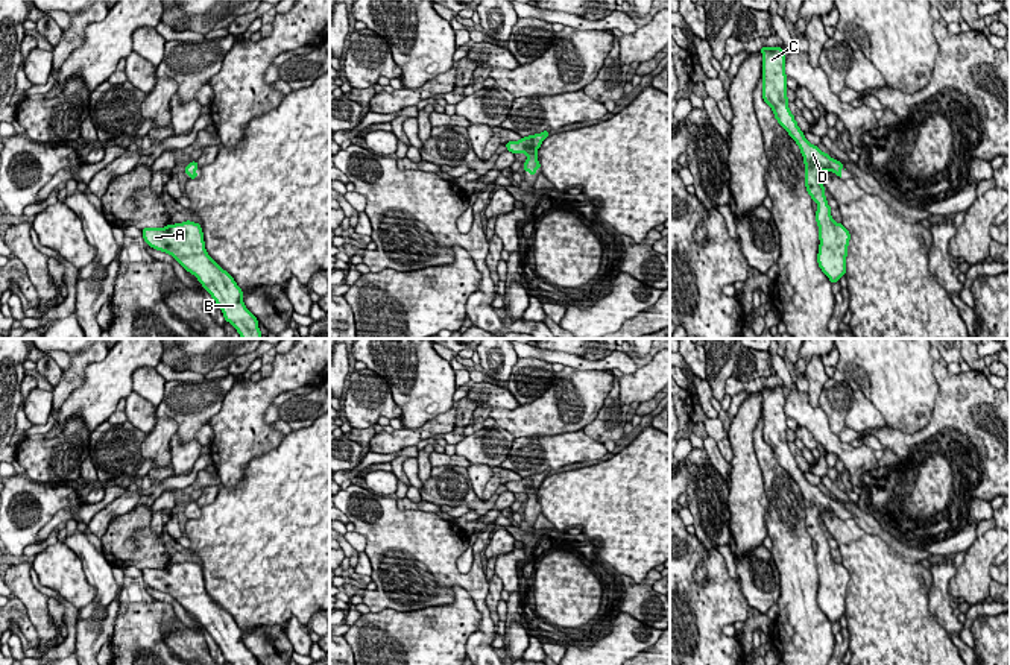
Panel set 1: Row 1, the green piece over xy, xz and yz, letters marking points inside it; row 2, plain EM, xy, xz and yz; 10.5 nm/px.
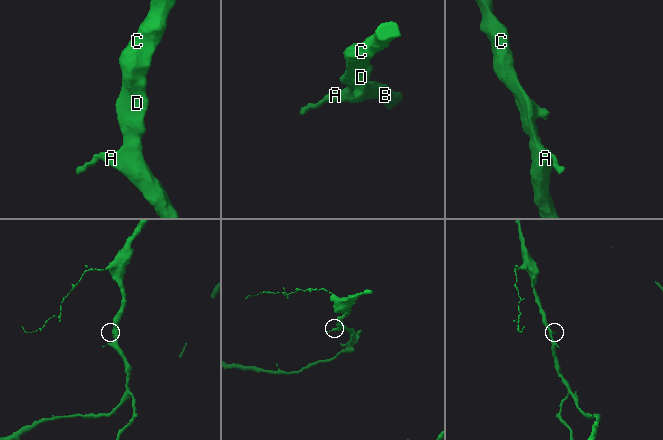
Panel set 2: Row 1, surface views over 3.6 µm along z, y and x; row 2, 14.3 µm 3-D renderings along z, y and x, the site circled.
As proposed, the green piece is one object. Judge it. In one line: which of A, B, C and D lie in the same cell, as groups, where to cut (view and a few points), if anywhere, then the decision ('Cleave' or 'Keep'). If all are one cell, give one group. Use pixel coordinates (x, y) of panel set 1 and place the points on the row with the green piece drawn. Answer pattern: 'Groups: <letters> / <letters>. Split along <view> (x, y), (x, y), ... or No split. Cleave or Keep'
Groups: A B C D. No split. Keep

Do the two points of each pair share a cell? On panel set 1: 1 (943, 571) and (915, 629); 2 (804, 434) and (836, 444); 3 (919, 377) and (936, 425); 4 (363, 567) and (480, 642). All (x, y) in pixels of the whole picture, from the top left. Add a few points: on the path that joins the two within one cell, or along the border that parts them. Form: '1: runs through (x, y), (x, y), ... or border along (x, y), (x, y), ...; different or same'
1: border along (928, 570), (931, 576), (928, 612), (948, 632); different
2: border along (799, 425), (817, 442); different
3: border along (931, 374), (937, 395), (930, 421), (905, 434); different
4: border along (365, 551), (371, 574); different

